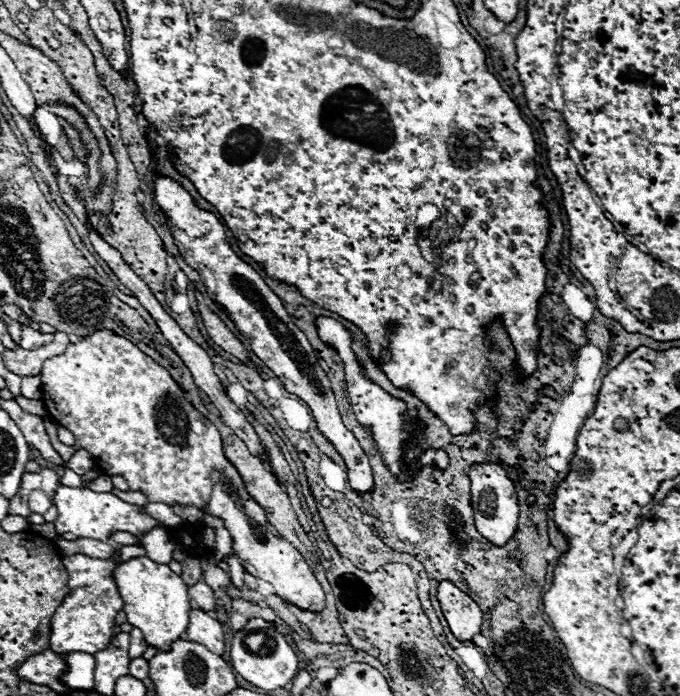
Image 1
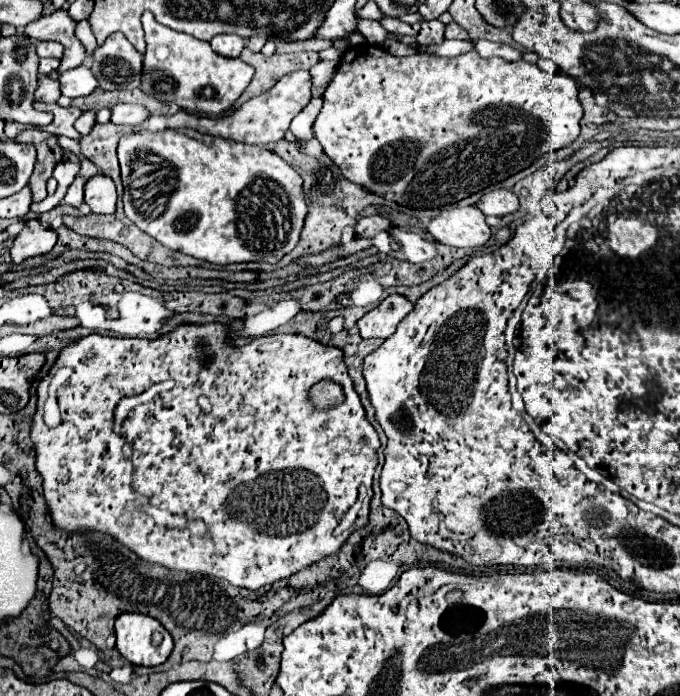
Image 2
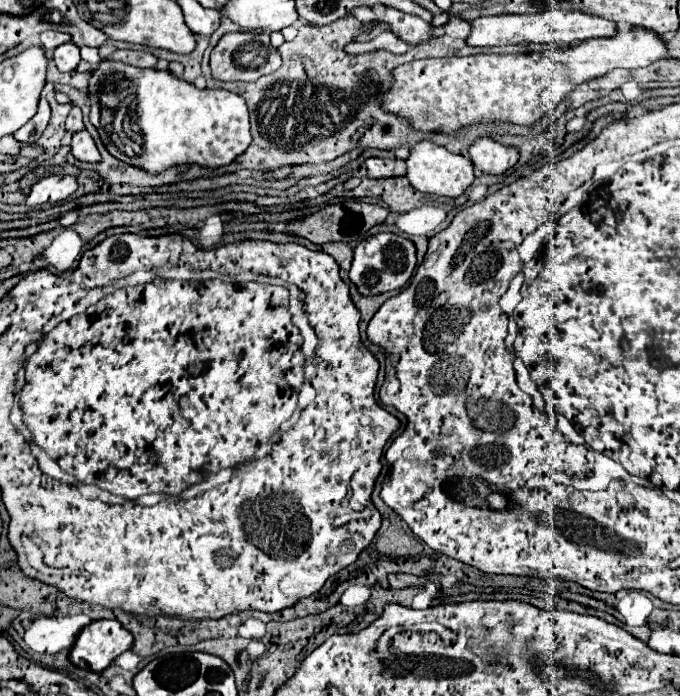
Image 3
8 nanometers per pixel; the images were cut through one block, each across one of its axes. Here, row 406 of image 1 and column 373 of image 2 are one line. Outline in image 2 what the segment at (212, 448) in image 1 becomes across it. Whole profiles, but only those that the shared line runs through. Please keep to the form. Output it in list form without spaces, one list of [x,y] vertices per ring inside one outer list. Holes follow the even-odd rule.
[[[360,44],[352,46],[350,50],[344,52],[338,70],[328,84],[324,96],[324,108],[320,110],[312,130],[318,142],[322,144],[322,150],[330,156],[330,160],[342,170],[342,176],[368,192],[382,196],[386,200],[392,200],[400,206],[406,208],[442,208],[448,204],[456,204],[462,198],[468,198],[480,190],[486,190],[490,186],[500,184],[502,180],[510,178],[512,174],[528,168],[540,154],[548,154],[554,150],[560,150],[568,144],[572,144],[578,134],[580,134],[580,118],[582,118],[582,106],[578,102],[578,84],[574,78],[568,74],[556,74],[548,76],[544,70],[540,70],[536,64],[528,64],[524,60],[518,62],[508,62],[500,58],[482,58],[474,50],[454,56],[454,58],[440,58],[440,56],[428,56],[428,54],[414,54],[414,56],[392,56],[380,46],[370,46],[370,44]]]

